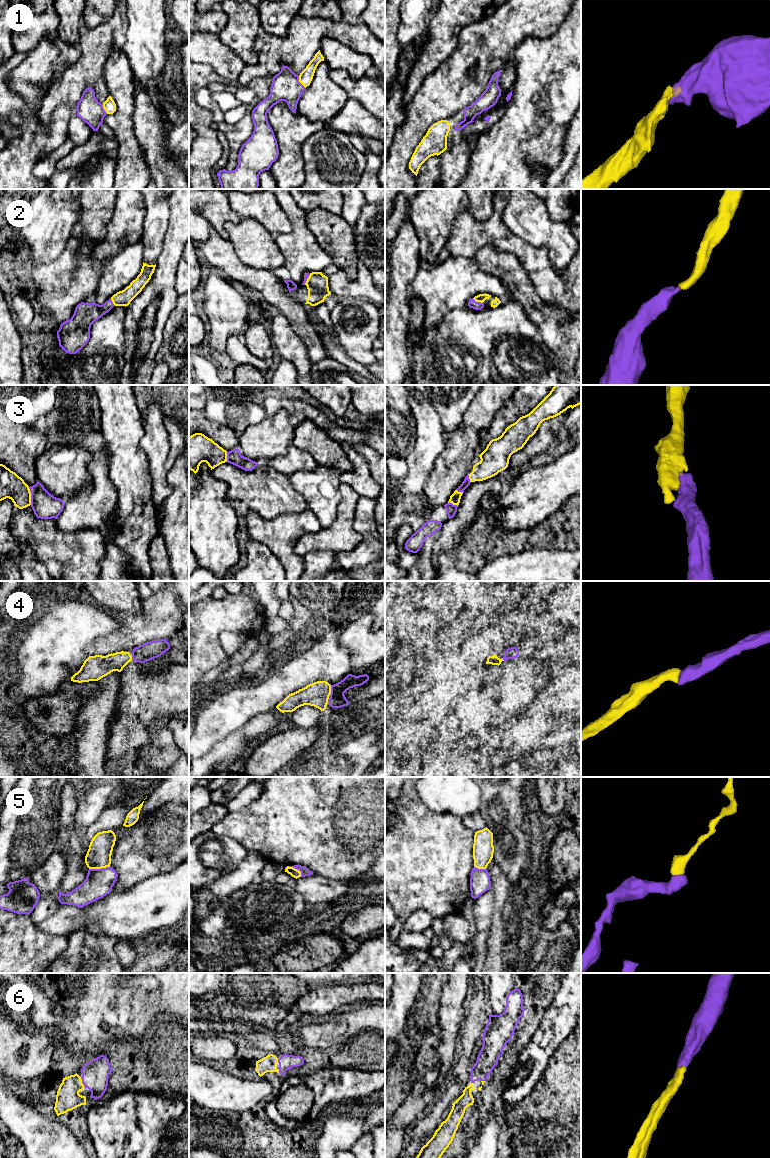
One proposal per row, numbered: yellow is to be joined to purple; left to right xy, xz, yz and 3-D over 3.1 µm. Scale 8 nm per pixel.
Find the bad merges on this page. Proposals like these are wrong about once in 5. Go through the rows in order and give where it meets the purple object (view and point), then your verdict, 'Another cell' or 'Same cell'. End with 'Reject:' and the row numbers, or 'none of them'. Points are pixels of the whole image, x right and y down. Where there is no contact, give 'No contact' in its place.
1: Touches purple at xz (299, 82). Same cell
2: Touches purple at yz (478, 302). Same cell
3: Touches purple at xy (31, 496). Same cell
4: Touches purple at xz (331, 690). Same cell
5: Touches purple at xy (99, 869). Another cell
6: Touches purple at xy (82, 1082). Same cell
Reject: 5

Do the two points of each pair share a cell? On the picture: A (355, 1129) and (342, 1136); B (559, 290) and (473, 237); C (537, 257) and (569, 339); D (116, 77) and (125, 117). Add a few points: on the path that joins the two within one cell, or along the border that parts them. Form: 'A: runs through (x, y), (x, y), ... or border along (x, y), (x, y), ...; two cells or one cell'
A: runs through (352, 1129), (345, 1133); one cell
B: runs through (538, 268), (514, 244), (500, 237), (495, 237); one cell
C: border along (536, 293), (542, 299), (570, 312); two cells
D: runs through (121, 87), (125, 107); one cell

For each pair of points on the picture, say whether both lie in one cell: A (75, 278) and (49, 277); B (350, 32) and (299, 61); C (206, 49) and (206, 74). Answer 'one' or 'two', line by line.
A: one
B: one
C: two

